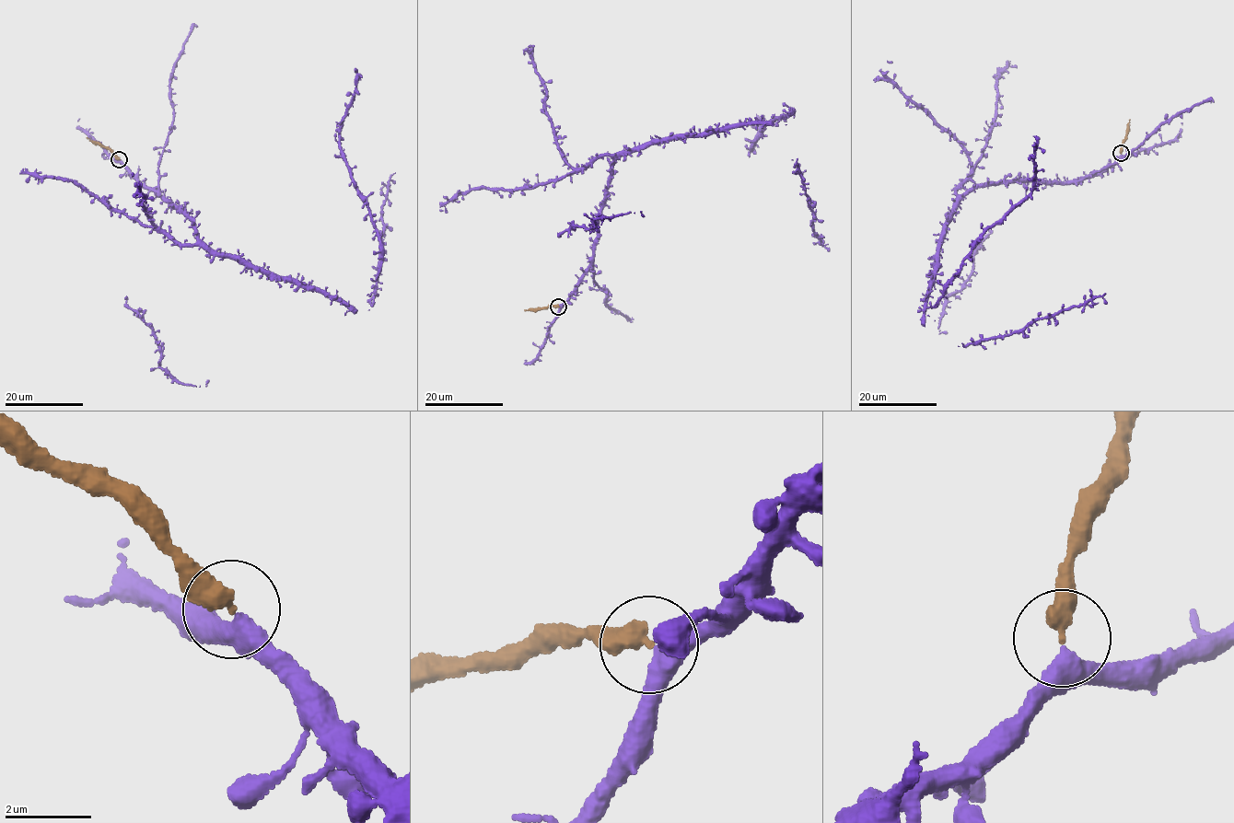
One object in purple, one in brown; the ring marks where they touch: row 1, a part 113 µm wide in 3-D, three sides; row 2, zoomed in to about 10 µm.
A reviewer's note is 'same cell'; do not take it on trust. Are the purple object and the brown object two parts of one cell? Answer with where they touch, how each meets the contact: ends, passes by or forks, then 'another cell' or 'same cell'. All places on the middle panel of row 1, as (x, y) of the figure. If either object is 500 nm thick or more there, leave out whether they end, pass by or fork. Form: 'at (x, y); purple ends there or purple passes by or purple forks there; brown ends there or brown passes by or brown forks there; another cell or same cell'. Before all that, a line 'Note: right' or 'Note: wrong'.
Note: wrong
at (558, 307); purple passes by; brown ends there; another cell

